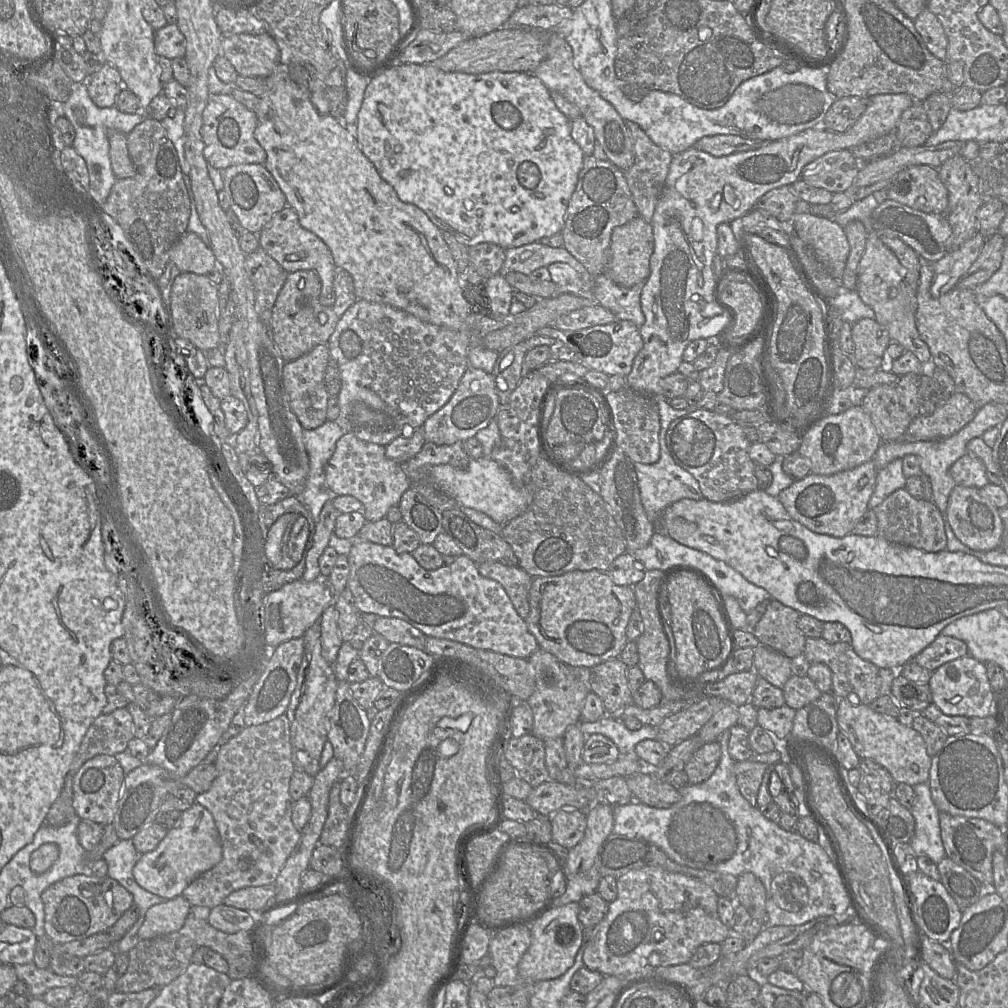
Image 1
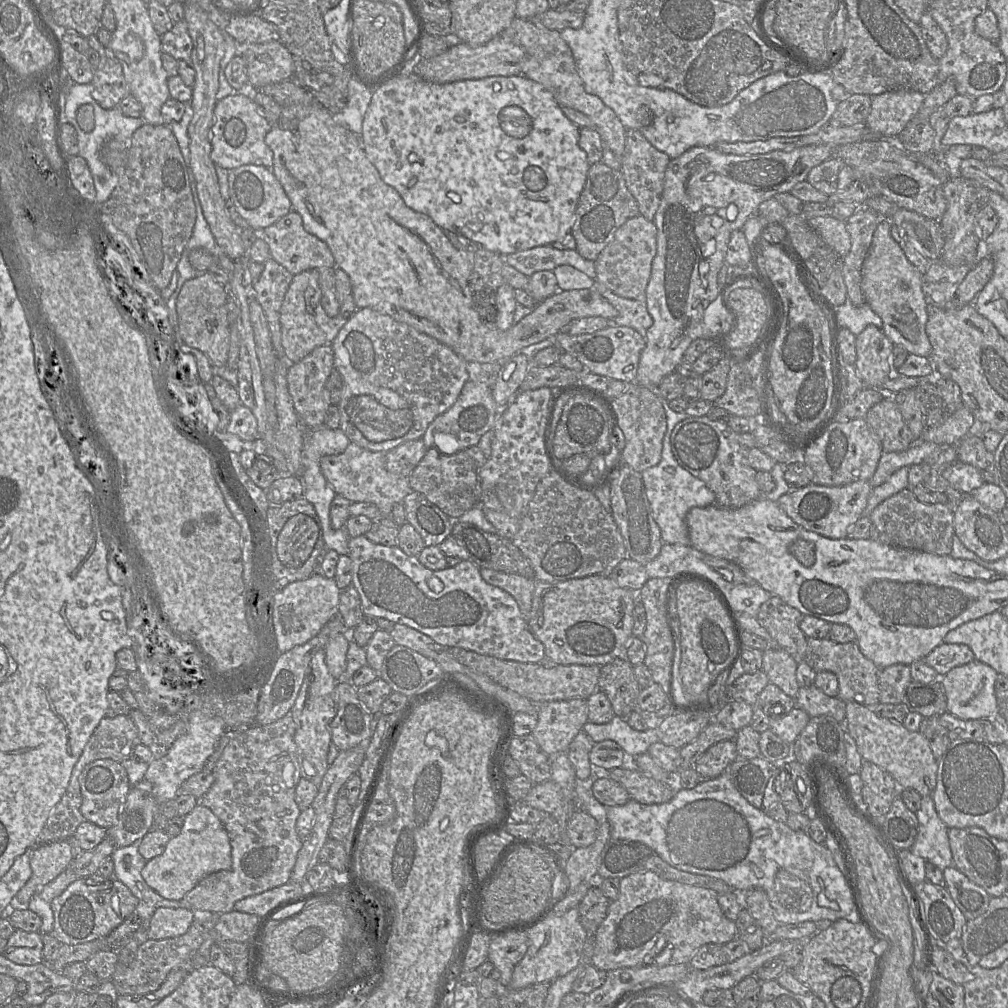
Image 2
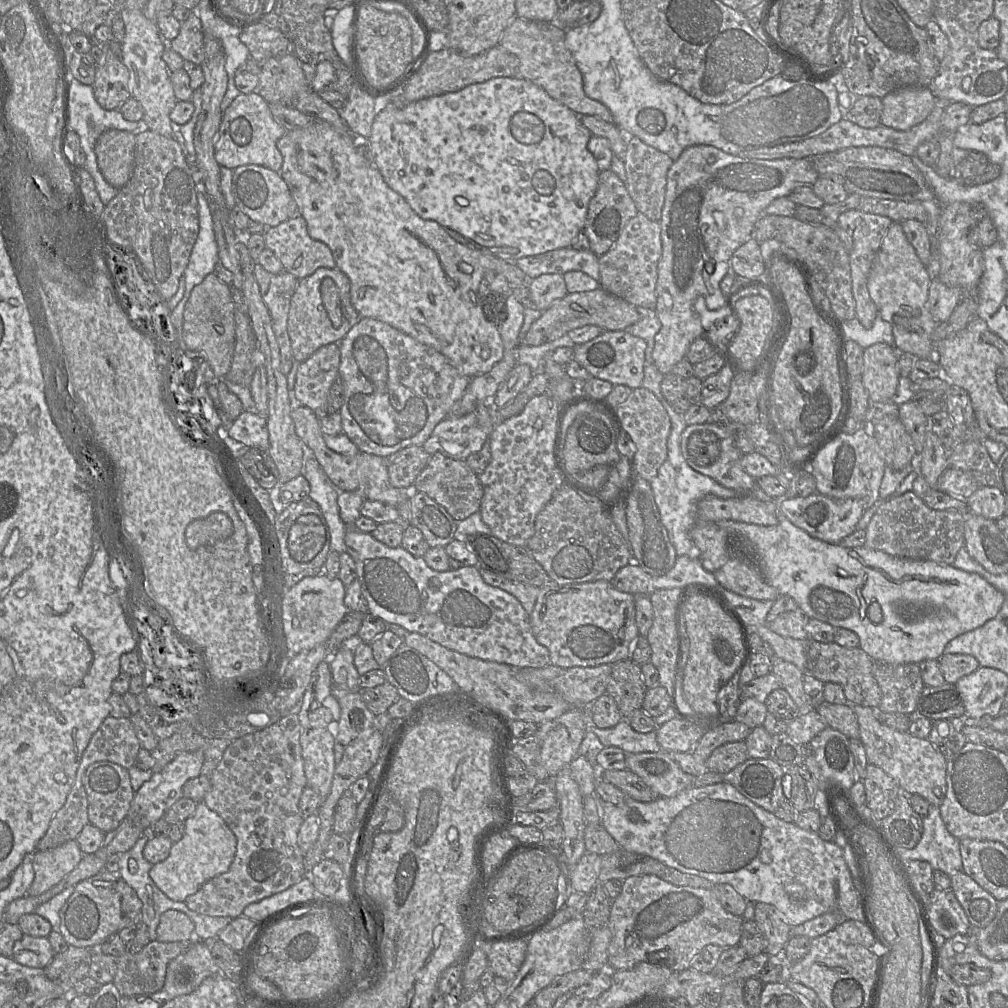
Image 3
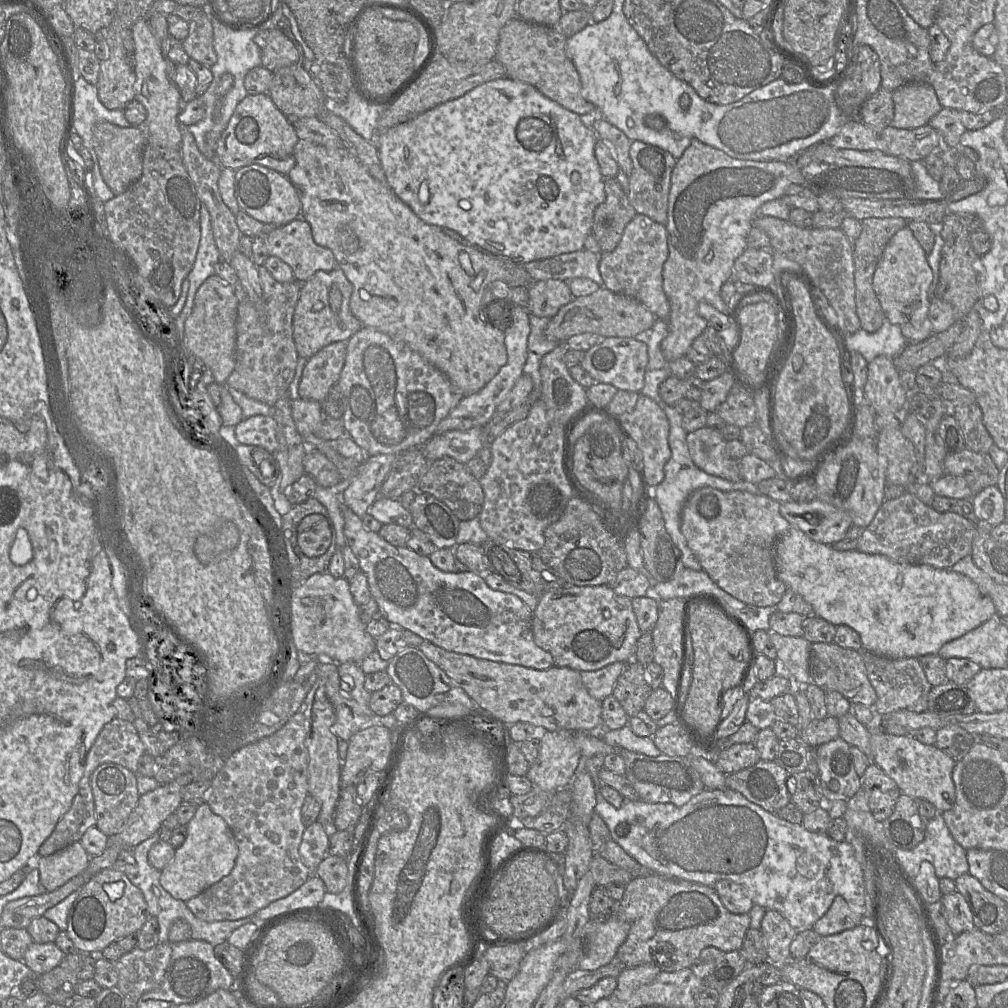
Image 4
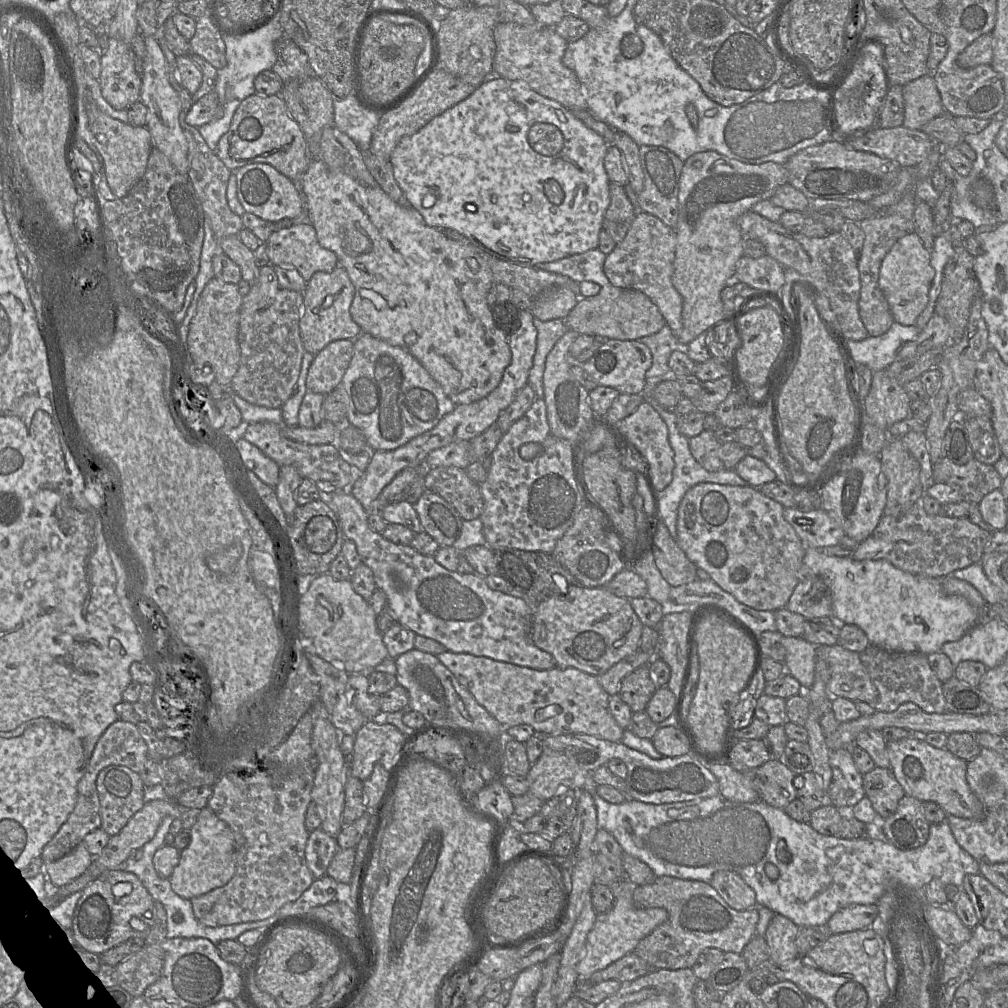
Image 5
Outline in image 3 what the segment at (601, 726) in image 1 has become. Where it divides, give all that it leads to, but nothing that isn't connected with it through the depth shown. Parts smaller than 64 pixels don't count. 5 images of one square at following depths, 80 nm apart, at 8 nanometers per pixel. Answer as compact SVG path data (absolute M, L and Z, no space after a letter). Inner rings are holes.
M622 719L612 728L589 727L605 747L618 747L626 753L659 752L661 747L657 741L656 731L639 733L629 724L627 719Z

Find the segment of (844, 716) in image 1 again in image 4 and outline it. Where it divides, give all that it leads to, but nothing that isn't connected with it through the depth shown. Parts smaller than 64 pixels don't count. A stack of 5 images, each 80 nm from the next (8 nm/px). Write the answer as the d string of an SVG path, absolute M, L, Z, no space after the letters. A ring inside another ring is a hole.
M852 704L851 712L870 731L872 762L895 781L902 792L913 799L931 802L939 812L952 809L955 803L955 786L952 771L956 760L934 745L926 745L911 736L896 736L874 728L874 707Z

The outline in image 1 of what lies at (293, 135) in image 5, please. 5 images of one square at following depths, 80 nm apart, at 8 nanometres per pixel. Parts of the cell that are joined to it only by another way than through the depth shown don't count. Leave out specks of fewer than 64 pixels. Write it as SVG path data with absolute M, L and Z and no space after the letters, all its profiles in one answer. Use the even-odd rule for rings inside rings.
M210 94L201 127L203 153L208 164L219 170L237 164L264 164L267 154L255 137L257 124L256 112L248 109L230 94Z

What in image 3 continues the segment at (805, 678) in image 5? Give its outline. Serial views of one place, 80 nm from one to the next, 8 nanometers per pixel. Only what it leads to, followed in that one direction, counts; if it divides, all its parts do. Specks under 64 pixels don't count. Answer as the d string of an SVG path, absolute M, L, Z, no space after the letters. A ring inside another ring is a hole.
M766 625L750 627L750 631L756 632L766 641L774 651L777 658L792 663L802 672L807 667L807 642L782 637L772 632Z

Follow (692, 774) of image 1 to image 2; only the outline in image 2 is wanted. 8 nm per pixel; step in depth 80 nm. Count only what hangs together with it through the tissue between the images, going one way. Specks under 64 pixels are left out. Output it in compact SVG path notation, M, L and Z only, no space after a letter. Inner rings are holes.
M734 740L720 741L707 749L695 762L694 769L706 780L720 776L738 758Z

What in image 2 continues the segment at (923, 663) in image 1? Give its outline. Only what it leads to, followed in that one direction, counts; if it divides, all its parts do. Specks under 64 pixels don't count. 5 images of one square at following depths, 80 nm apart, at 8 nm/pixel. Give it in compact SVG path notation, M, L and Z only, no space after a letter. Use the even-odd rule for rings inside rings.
M943 642L931 651L923 661L935 669L939 676L944 676L951 669L967 664L974 659L975 656L967 645Z

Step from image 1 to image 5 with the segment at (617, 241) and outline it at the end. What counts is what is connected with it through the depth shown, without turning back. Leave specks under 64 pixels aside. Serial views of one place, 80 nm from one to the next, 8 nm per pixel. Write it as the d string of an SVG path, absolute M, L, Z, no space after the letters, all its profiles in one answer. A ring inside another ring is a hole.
M637 211L625 238L617 243L616 247L606 255L603 270L611 285L623 289L637 290L648 296L658 307L666 324L672 329L675 336L678 338L683 330L683 300L672 283L676 244L677 239L674 229L664 224L659 218L652 214Z

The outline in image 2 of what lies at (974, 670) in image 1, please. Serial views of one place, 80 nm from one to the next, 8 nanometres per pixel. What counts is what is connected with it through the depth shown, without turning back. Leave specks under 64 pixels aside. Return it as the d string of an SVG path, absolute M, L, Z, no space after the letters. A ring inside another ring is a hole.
M974 659L940 676L946 694L946 712L965 720L983 719L995 715L999 708L999 701L995 694L997 675L998 672L994 668Z

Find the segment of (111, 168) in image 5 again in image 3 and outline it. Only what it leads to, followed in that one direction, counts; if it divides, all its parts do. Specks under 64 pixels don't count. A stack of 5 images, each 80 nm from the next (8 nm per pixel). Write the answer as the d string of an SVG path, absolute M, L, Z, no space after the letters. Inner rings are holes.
M118 129L104 131L96 140L94 152L104 179L116 189L130 180L134 170L136 135Z

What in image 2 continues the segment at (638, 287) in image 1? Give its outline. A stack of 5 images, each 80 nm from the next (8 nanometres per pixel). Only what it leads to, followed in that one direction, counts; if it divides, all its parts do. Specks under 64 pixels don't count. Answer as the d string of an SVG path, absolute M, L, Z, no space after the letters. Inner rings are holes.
M596 280L593 289L618 311L615 318L609 319L610 326L631 327L645 337L647 330L653 325L646 301L620 297Z

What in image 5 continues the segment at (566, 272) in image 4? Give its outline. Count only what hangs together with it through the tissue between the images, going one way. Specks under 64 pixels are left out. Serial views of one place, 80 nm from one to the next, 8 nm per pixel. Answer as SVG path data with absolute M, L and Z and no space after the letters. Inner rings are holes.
M598 248L580 254L535 265L535 267L567 276L576 282L591 281L601 287L611 285L604 273L603 266L606 254Z

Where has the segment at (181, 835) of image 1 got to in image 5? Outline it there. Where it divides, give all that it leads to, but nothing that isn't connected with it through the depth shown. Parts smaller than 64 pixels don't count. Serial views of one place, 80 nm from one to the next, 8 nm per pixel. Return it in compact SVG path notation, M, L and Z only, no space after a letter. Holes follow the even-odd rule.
M206 806L199 811L196 823L189 831L190 843L180 851L179 863L168 878L173 891L182 898L192 899L226 885L236 871L234 834L230 827Z

